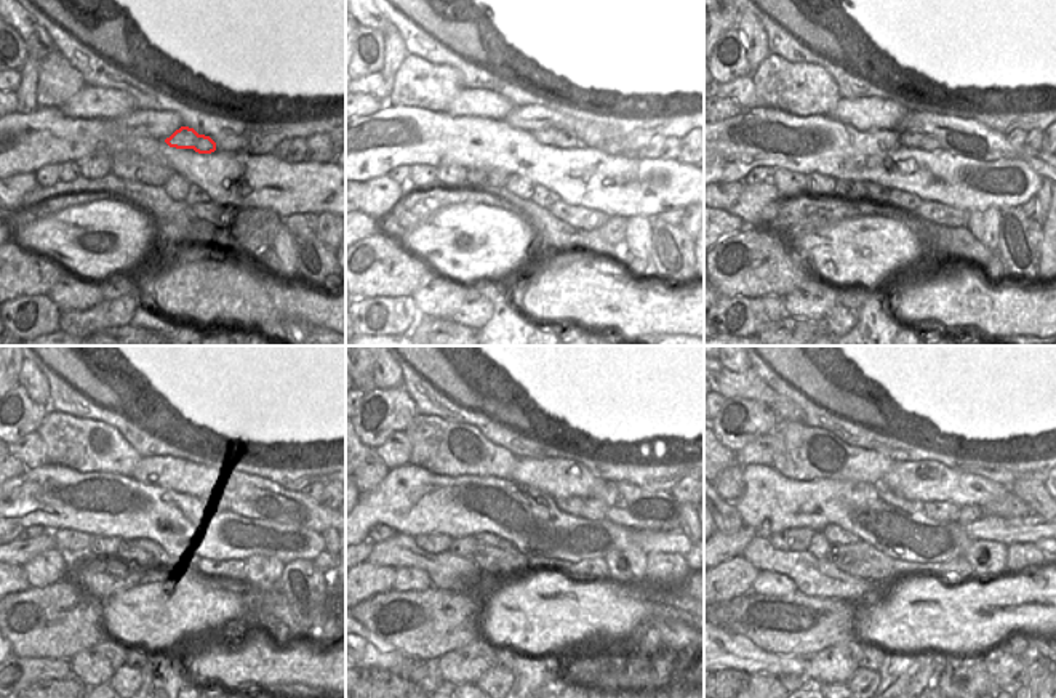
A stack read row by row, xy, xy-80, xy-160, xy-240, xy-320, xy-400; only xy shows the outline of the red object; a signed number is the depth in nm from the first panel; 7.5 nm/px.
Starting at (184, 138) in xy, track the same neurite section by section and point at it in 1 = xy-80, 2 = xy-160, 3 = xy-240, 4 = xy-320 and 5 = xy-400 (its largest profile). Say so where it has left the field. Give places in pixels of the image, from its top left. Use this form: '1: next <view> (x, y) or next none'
1: next xy-80 (560, 140)
2: next xy-160 (927, 143)
3: next xy-240 (220, 503)
4: next xy-320 (594, 509)
5: next xy-400 (943, 511)

